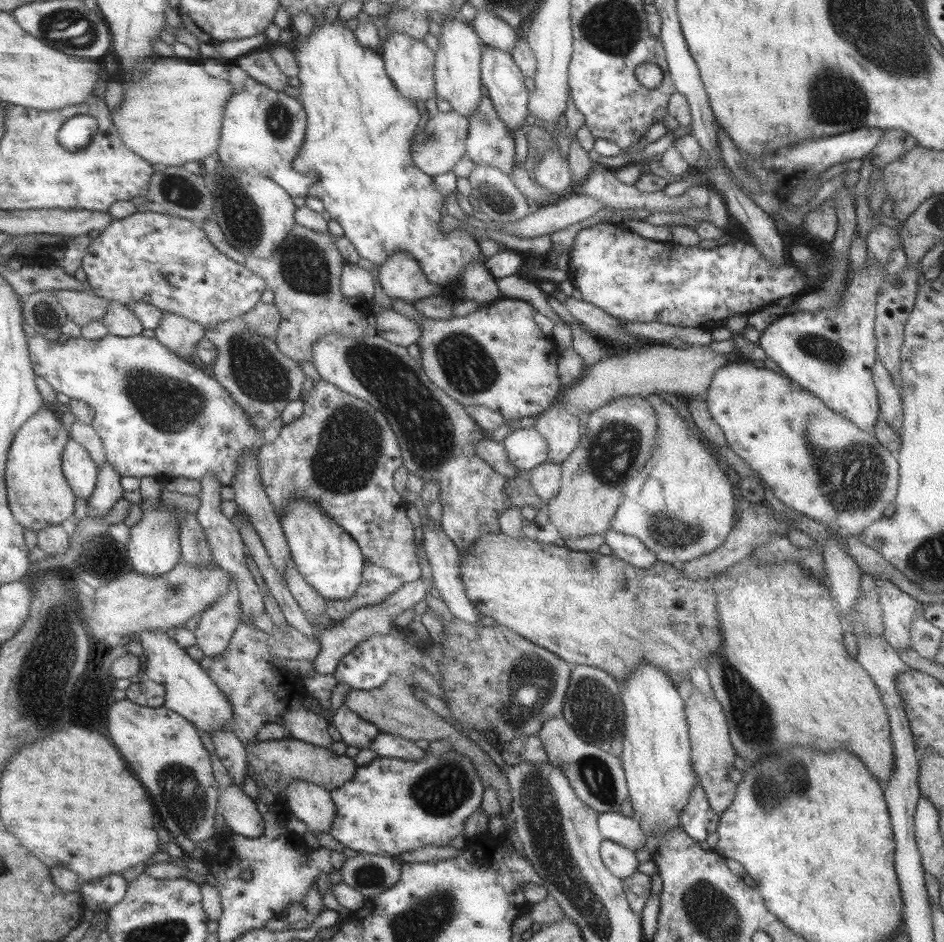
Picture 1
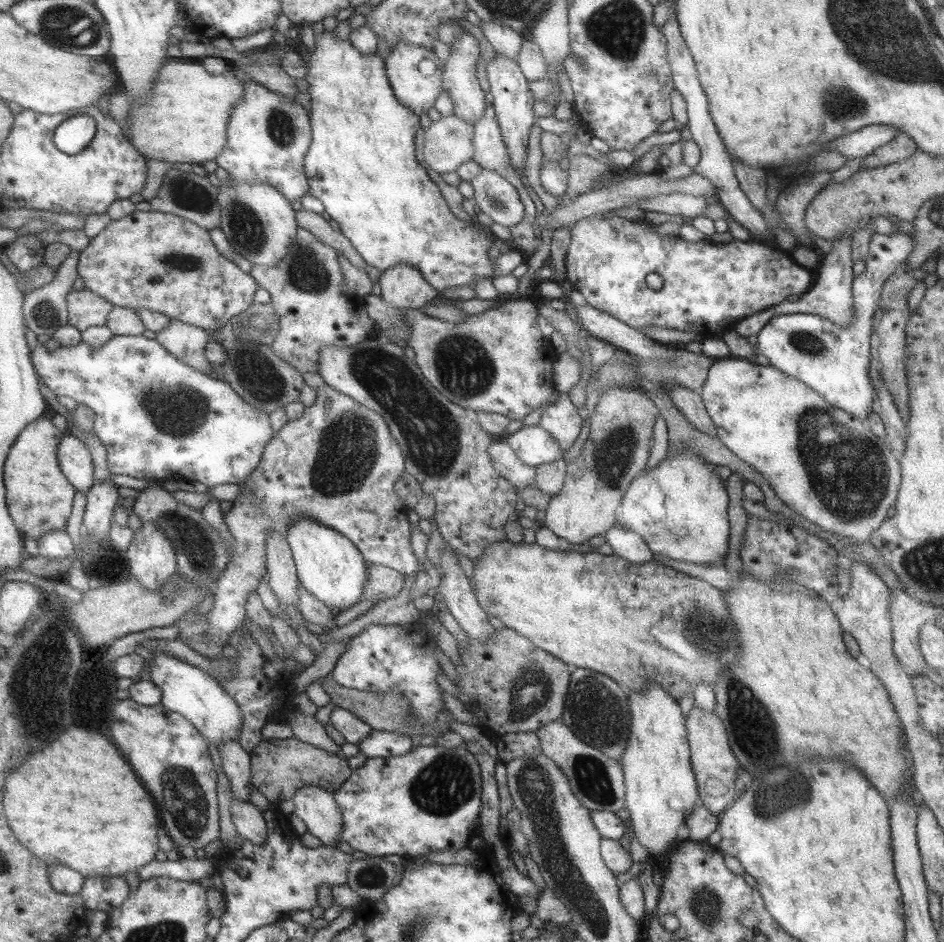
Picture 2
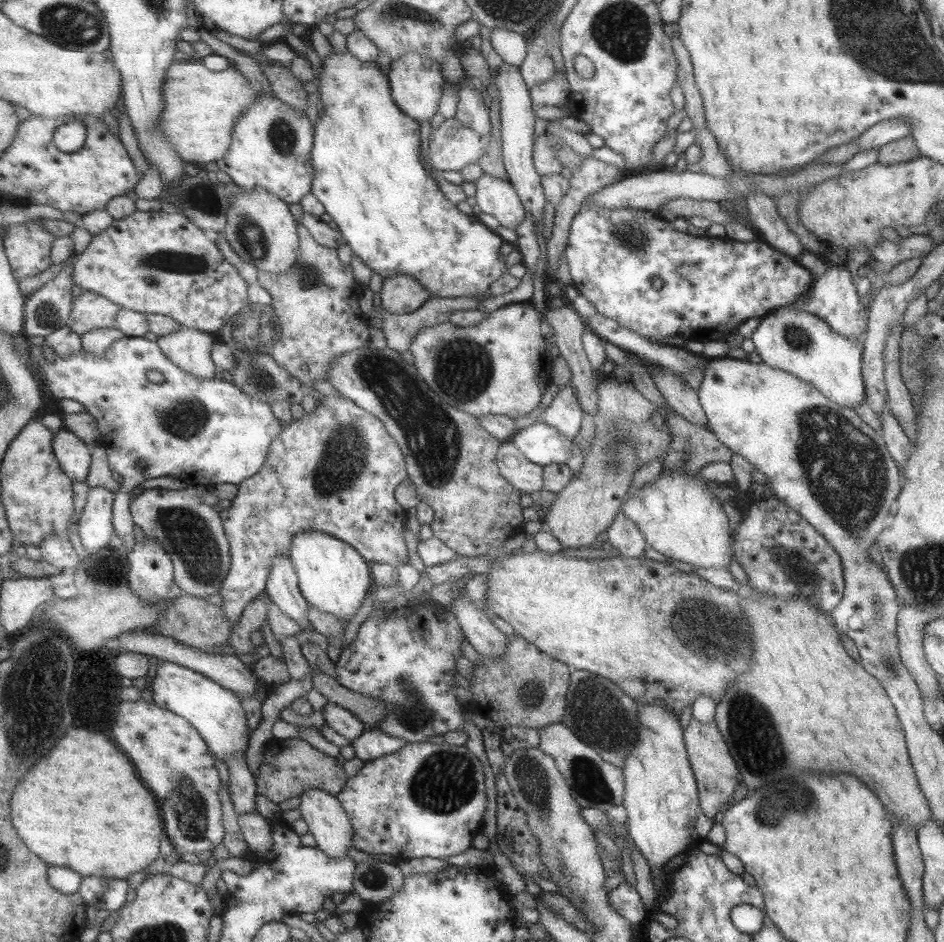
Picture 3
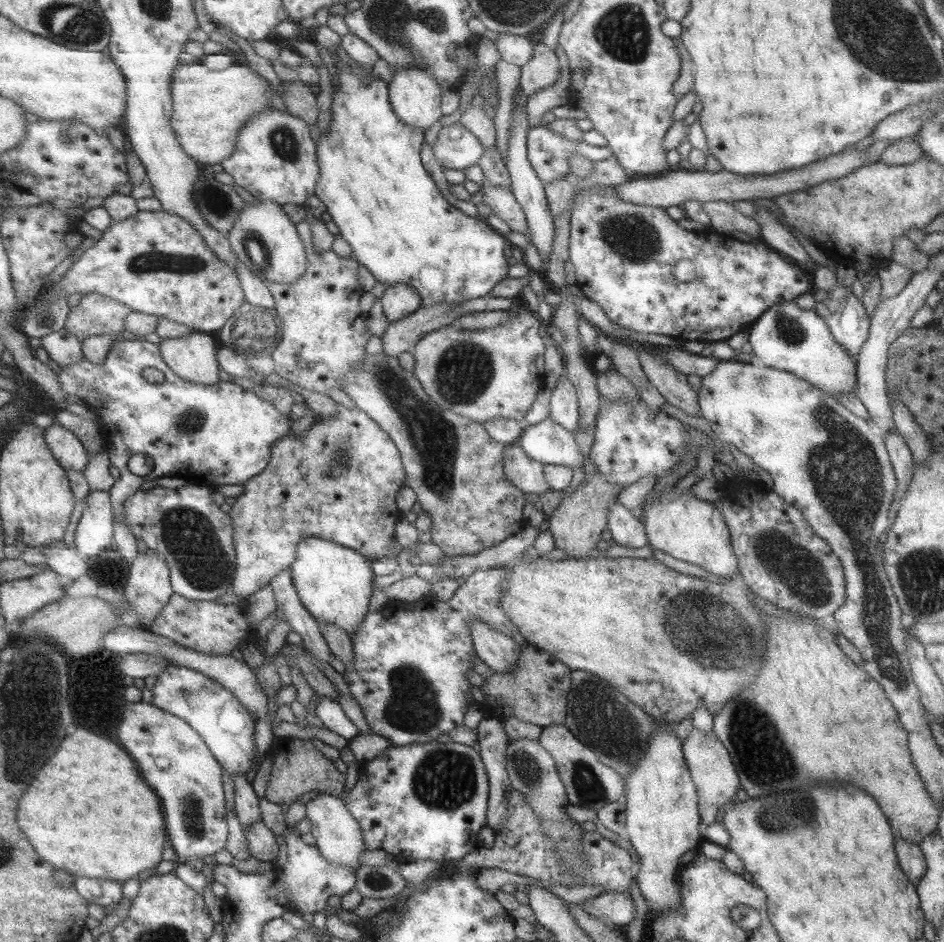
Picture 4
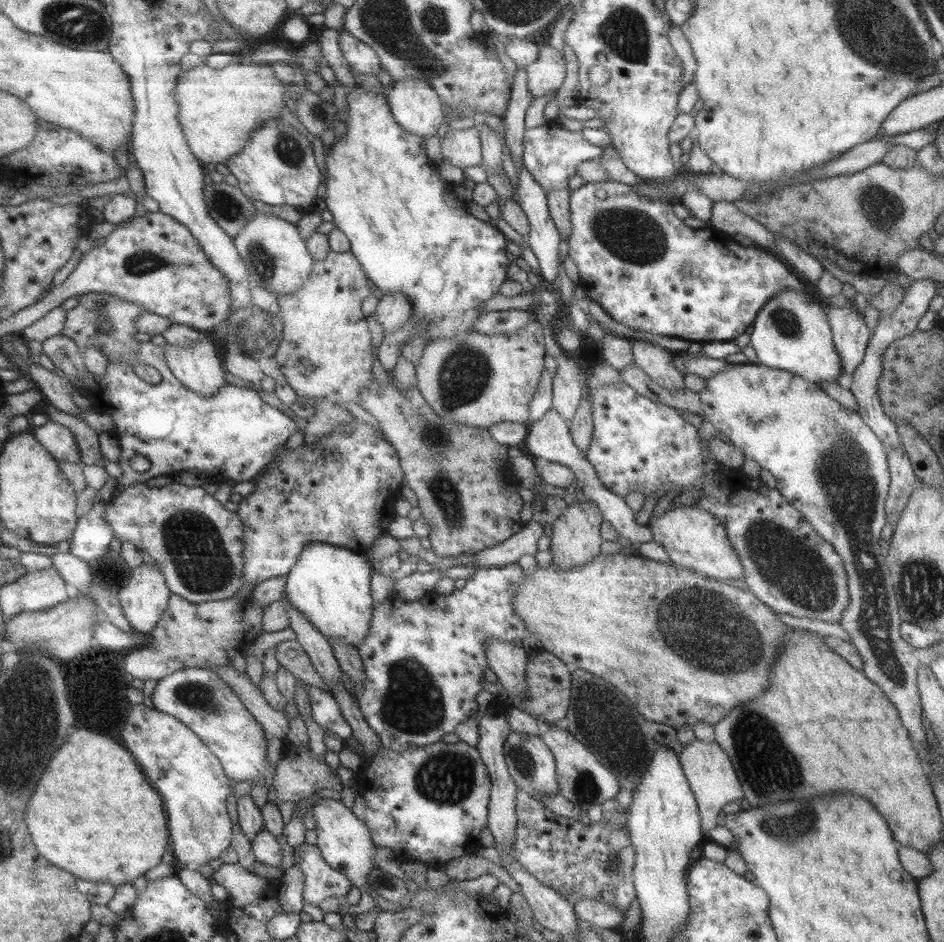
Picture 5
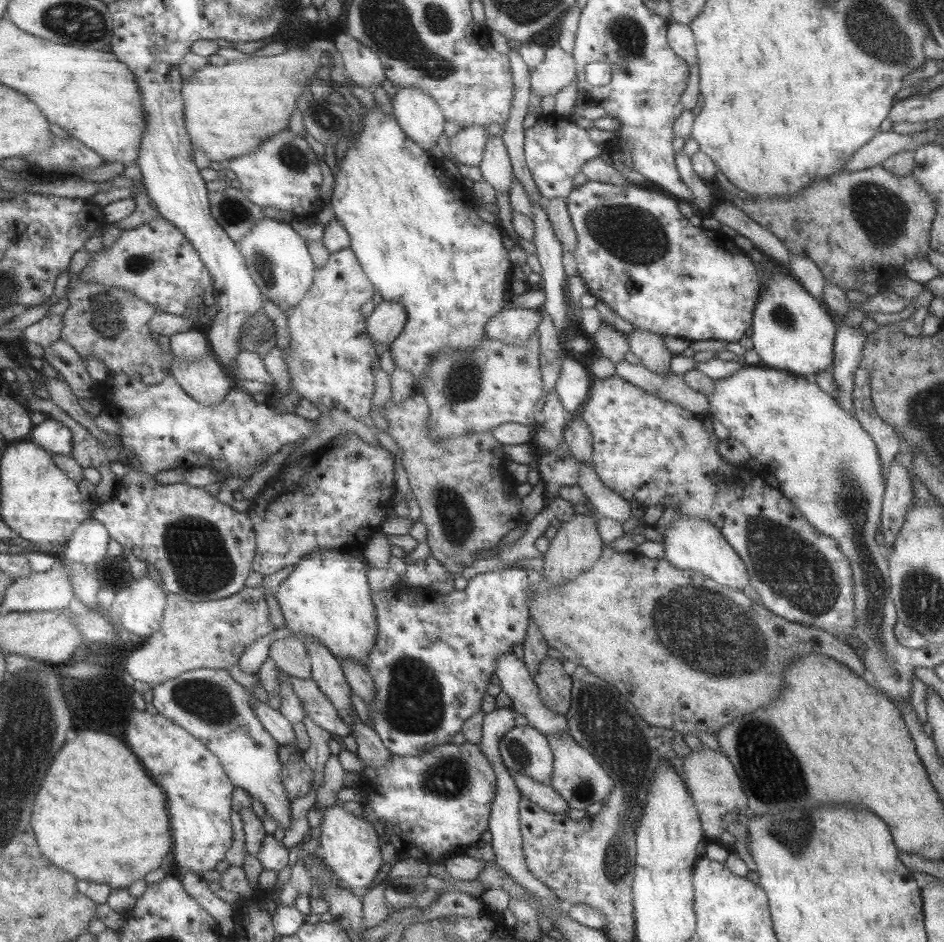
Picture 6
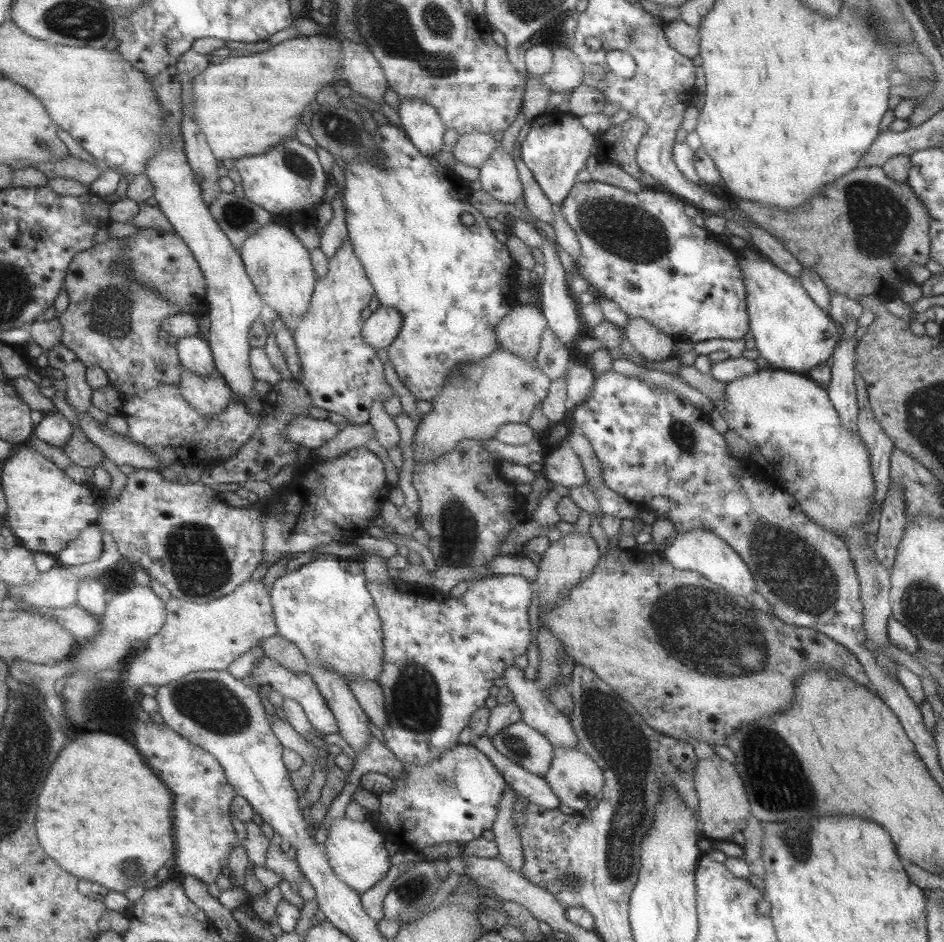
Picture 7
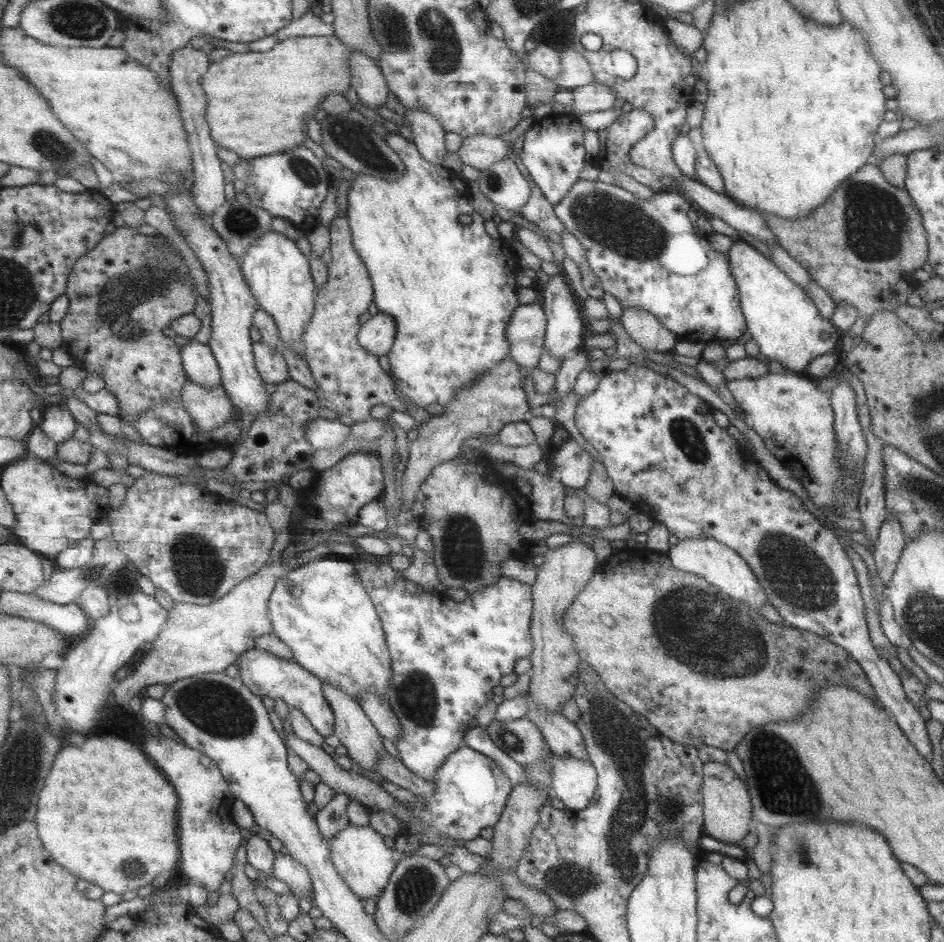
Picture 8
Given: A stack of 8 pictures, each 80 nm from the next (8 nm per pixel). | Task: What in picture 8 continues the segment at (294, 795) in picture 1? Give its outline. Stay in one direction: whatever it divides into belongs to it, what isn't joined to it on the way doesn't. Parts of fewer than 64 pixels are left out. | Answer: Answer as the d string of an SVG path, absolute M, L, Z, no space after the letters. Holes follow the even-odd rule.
M347 824L344 830L337 831L333 840L329 843L329 854L331 864L345 881L345 884L360 899L378 898L383 887L389 880L389 875L397 865L394 853L385 846L383 836L378 834L368 824L365 826L354 826Z

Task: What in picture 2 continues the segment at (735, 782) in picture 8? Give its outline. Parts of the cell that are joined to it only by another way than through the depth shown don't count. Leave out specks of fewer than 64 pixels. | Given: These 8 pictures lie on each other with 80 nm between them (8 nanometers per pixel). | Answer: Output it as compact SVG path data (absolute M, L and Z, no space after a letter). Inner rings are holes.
M691 707L685 721L686 739L690 752L690 763L696 778L698 798L703 802L705 809L716 816L723 811L735 798L735 770L738 762L727 742L724 726L721 719L712 711L706 713L698 707Z

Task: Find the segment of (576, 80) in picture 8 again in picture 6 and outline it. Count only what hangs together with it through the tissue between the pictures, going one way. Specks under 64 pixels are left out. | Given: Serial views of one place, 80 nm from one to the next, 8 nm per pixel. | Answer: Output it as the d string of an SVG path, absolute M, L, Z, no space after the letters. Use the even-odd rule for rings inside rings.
M557 44L545 48L545 60L530 71L531 93L537 96L555 95L576 78L576 64L569 53Z

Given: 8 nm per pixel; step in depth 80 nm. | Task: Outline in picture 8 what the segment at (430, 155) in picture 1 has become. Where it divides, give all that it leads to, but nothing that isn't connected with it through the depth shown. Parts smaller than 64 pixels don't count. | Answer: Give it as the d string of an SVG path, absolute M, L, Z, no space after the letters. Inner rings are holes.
M477 134L462 139L456 153L463 165L485 170L507 156L508 142L500 137Z

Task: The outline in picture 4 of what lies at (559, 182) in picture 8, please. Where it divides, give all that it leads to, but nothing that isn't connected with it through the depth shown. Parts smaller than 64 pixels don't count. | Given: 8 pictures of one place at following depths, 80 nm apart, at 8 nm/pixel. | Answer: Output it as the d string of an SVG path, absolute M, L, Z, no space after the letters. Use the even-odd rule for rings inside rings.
M546 125L528 128L526 151L529 164L544 185L561 180L570 172L568 160L571 156L600 161L612 154L607 146L592 146L584 141L569 140L550 131Z

